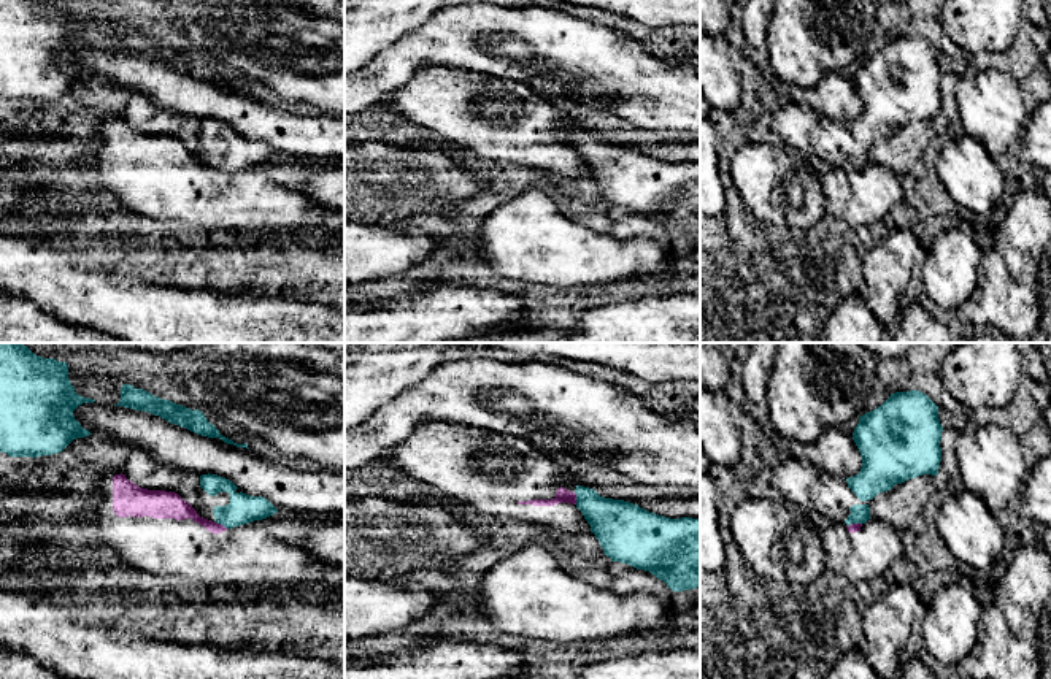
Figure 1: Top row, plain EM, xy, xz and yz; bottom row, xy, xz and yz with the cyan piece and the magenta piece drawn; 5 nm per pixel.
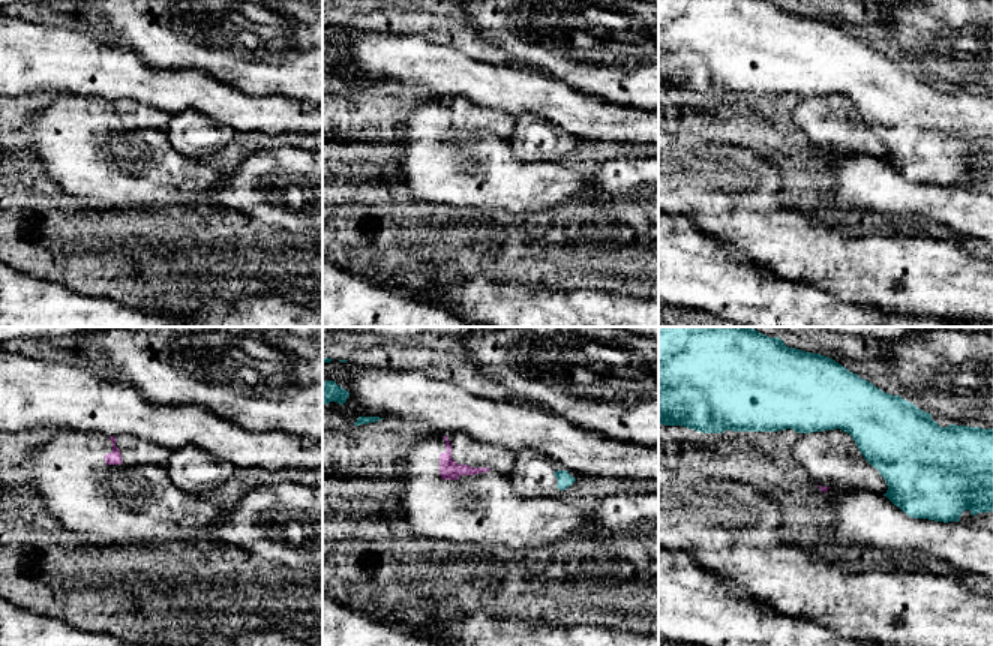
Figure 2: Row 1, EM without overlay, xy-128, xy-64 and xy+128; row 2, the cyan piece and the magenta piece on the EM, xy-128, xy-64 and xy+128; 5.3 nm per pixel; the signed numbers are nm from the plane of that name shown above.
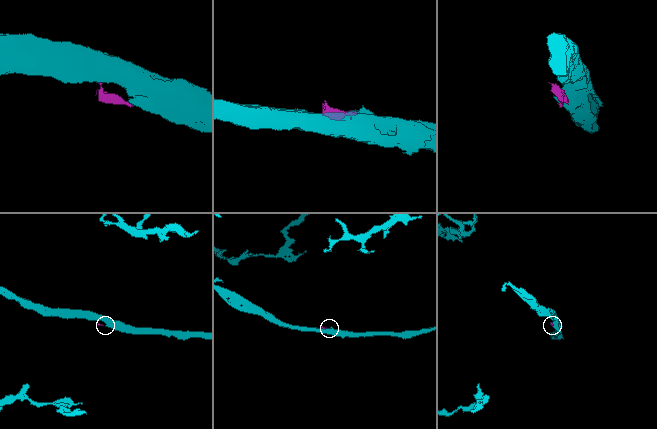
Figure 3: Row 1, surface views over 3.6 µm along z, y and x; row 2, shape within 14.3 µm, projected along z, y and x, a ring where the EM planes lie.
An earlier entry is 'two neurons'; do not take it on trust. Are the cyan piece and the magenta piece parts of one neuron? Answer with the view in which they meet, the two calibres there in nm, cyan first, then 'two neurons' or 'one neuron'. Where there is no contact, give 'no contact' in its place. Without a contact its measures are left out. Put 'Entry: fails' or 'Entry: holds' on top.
Entry: holds
meets cyan in xz; 260 nm thick on the cyan side, 80 nm on the other; two neurons

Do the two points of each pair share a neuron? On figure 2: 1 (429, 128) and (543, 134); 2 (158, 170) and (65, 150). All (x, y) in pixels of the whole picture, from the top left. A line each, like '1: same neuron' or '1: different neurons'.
1: different neurons
2: same neuron

